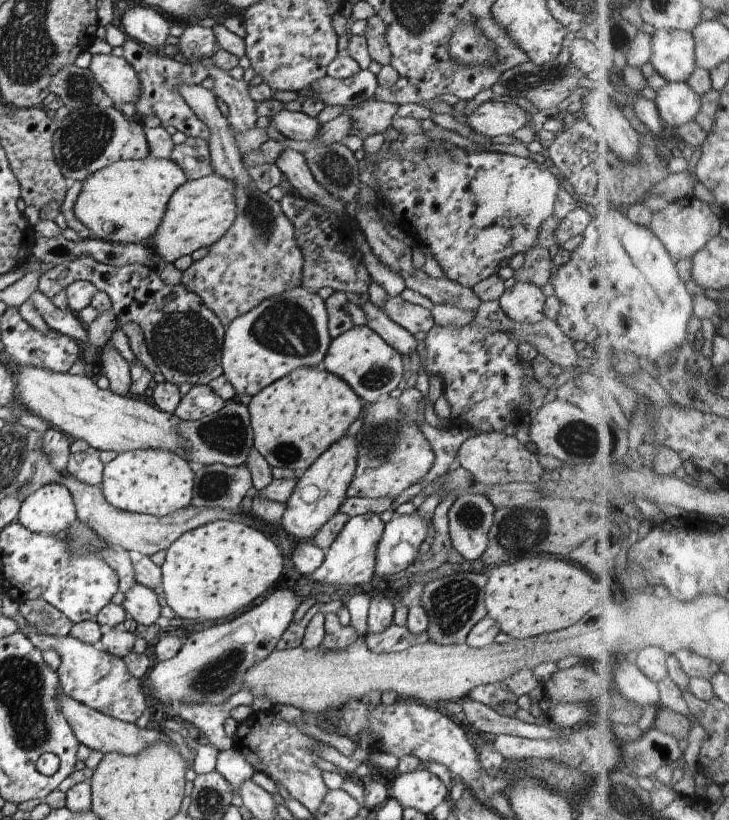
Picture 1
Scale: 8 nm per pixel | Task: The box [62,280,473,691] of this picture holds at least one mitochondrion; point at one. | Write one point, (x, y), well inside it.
(187, 342)

